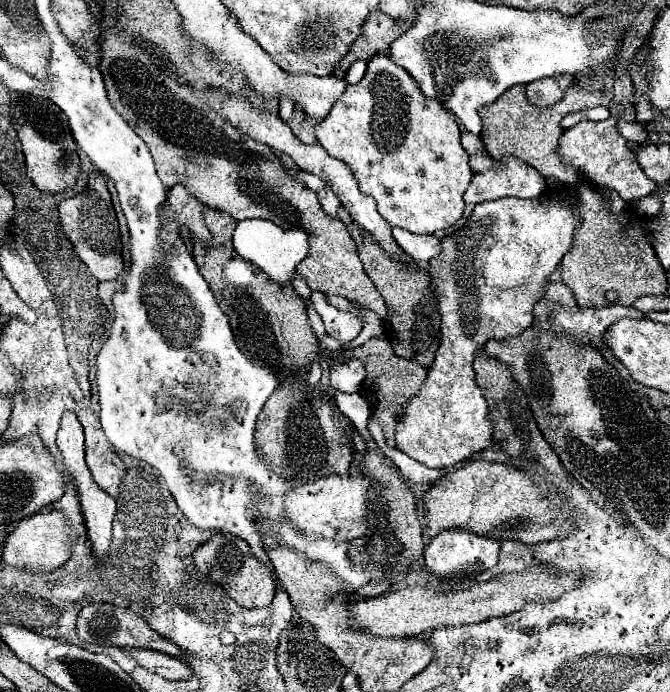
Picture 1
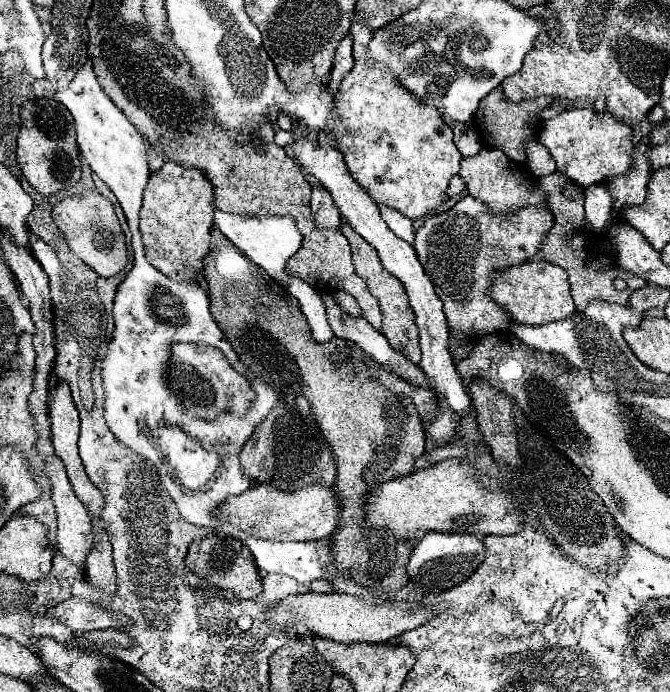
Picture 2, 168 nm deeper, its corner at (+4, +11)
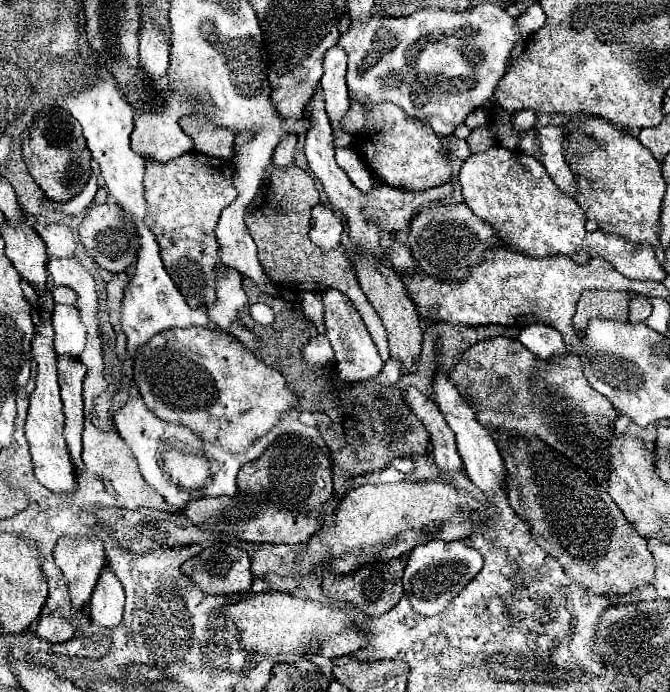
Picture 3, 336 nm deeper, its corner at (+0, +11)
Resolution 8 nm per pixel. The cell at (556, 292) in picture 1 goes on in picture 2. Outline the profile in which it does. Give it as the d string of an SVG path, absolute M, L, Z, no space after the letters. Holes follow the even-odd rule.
M528 260L518 266L510 266L504 272L492 274L488 296L508 312L510 320L532 326L564 320L564 302L572 302L566 270L546 260Z

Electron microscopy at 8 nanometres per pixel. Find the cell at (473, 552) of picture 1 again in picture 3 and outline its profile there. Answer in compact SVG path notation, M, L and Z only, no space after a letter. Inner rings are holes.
M430 540L426 544L420 544L416 546L412 552L410 552L410 558L408 558L408 564L404 568L404 578L402 578L402 584L404 584L404 598L410 602L410 606L420 614L420 616L436 616L440 614L450 602L454 596L438 596L440 592L440 586L444 586L444 544L450 544L450 542L444 542L444 540Z

